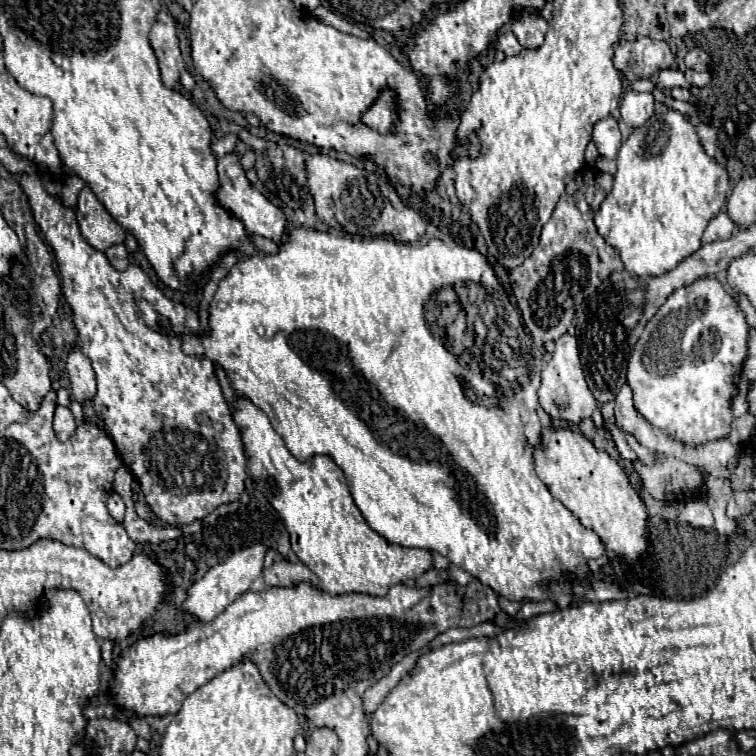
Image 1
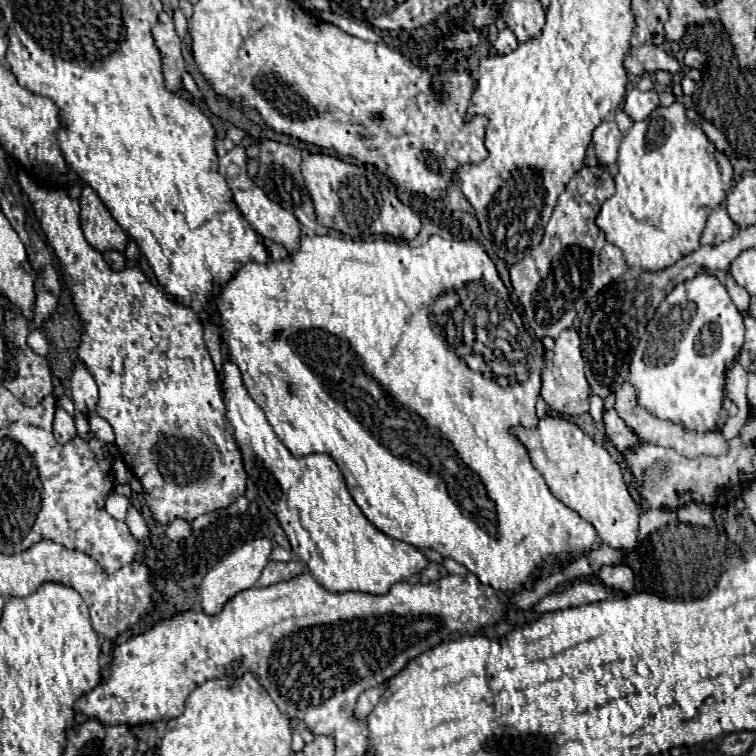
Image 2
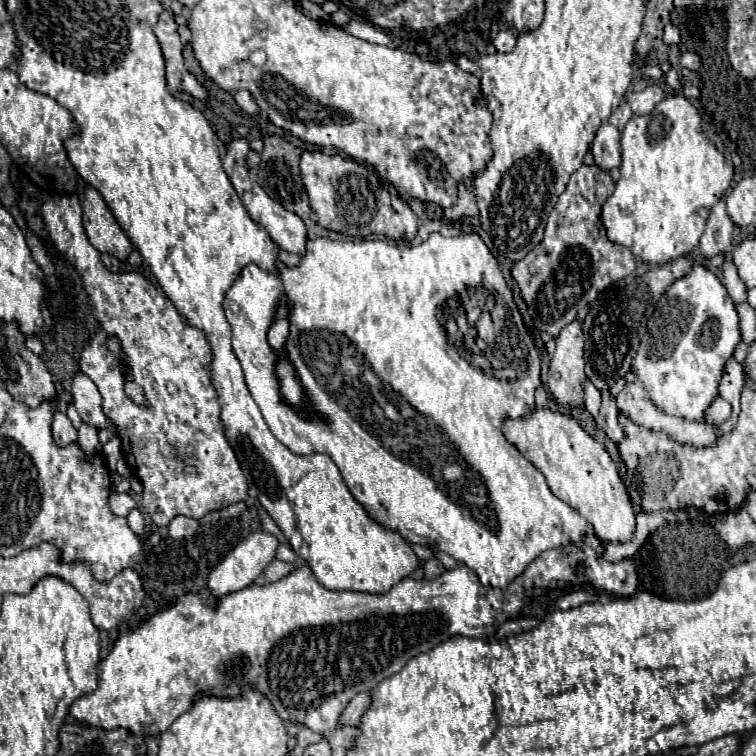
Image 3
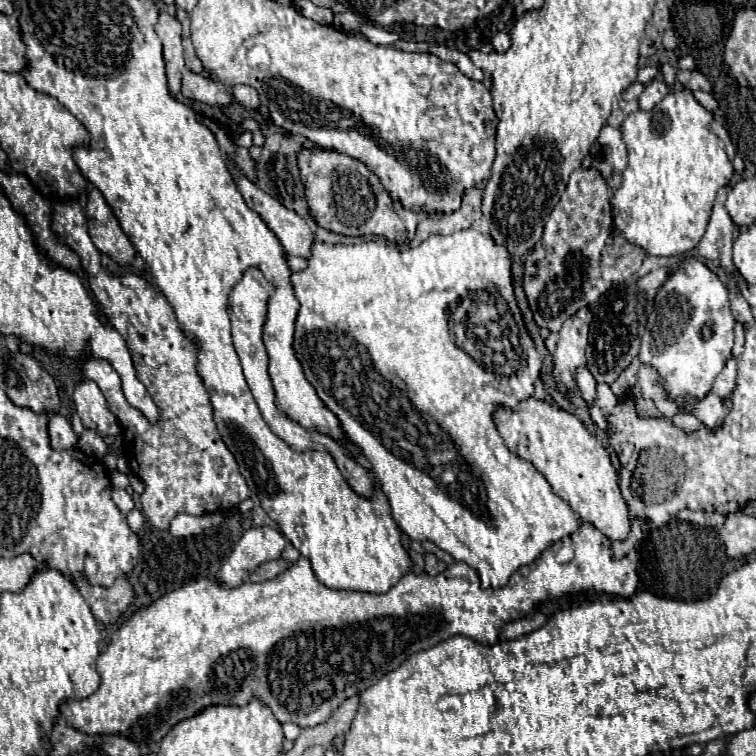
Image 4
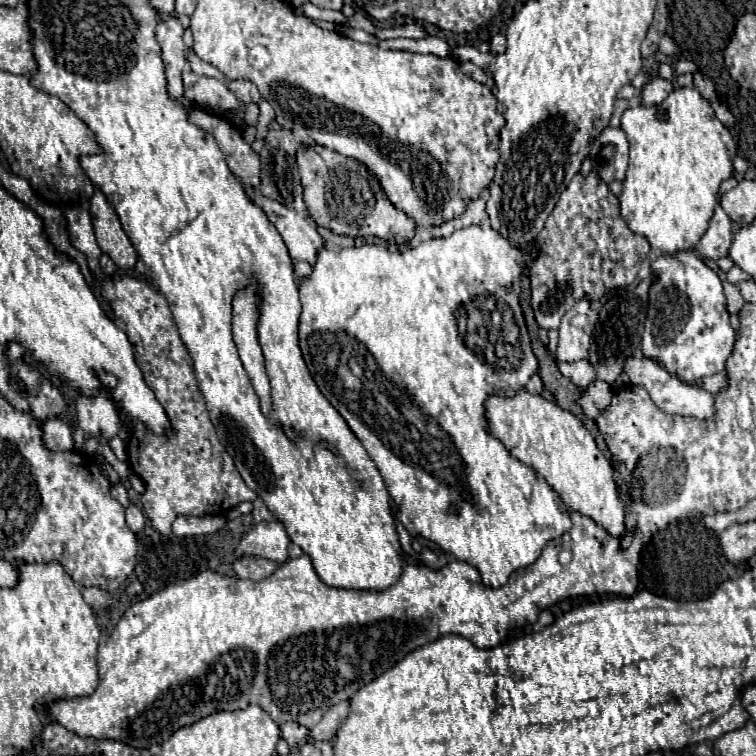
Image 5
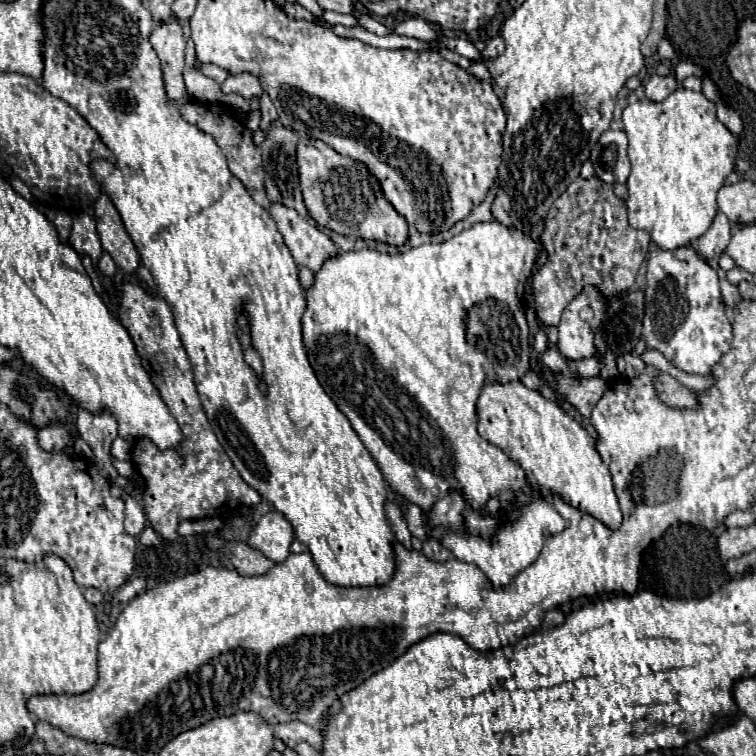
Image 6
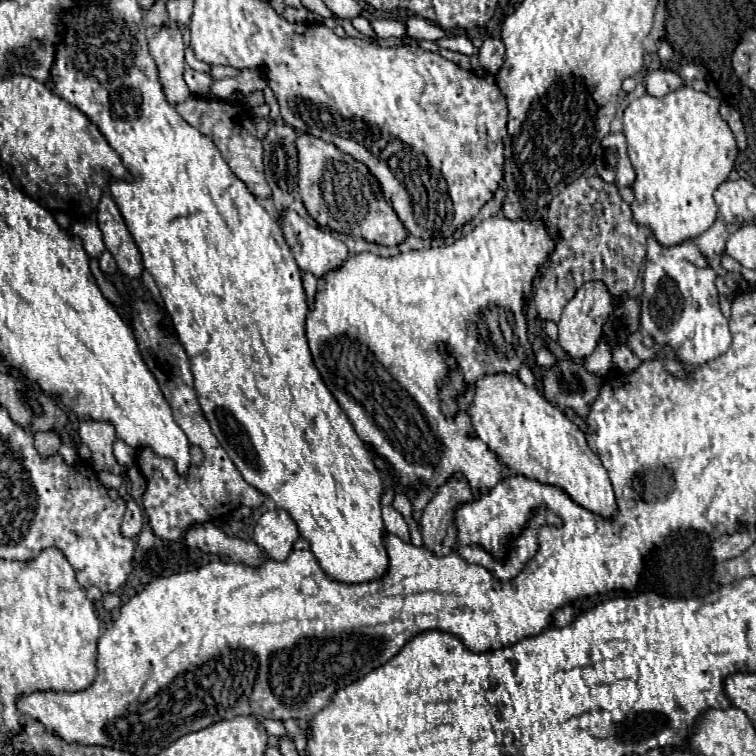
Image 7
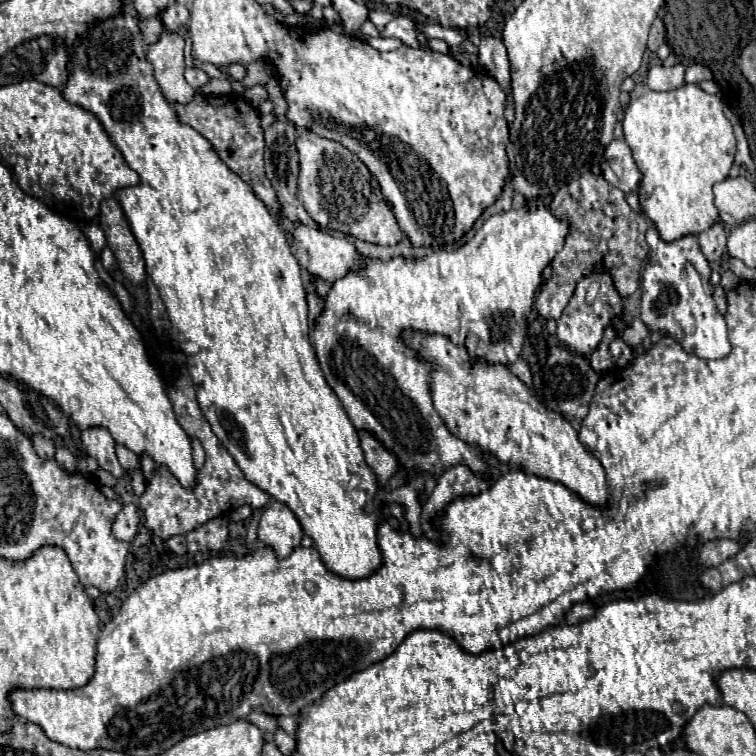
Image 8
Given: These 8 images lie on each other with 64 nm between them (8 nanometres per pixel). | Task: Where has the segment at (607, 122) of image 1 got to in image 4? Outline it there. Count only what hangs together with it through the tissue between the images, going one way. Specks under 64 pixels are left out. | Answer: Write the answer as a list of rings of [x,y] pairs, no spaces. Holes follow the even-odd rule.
[[[604,126],[596,142],[592,144],[590,156],[592,156],[592,166],[600,170],[604,178],[610,178],[612,172],[622,174],[622,170],[628,164],[628,152],[622,140],[622,132],[618,128]]]

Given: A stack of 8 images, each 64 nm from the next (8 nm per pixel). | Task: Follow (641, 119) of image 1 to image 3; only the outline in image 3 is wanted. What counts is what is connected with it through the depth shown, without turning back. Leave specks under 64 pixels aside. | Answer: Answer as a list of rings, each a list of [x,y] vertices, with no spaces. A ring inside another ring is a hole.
[[[650,84],[646,90],[642,92],[632,92],[628,94],[628,102],[634,110],[636,116],[642,116],[642,114],[648,114],[652,112],[652,108],[666,96],[666,90],[660,86],[660,84]]]

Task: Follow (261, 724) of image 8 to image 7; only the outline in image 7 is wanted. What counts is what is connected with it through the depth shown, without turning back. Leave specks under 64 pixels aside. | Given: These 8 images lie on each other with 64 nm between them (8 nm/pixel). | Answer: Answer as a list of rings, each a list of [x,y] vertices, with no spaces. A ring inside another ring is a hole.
[[[258,718],[260,720],[260,724],[266,728],[266,732],[268,734],[272,734],[272,736],[286,736],[286,730],[284,730],[284,724],[280,722],[280,720],[270,720],[270,718]]]

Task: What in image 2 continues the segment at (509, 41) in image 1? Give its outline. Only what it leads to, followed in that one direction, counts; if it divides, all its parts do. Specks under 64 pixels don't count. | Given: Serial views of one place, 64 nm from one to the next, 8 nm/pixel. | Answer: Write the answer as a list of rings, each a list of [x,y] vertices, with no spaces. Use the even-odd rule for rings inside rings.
[[[508,28],[500,30],[500,32],[498,32],[498,38],[496,38],[496,42],[494,42],[494,48],[496,48],[500,54],[510,54],[510,52],[514,52],[514,50],[518,48],[518,40],[516,40],[514,32],[508,30]]]

